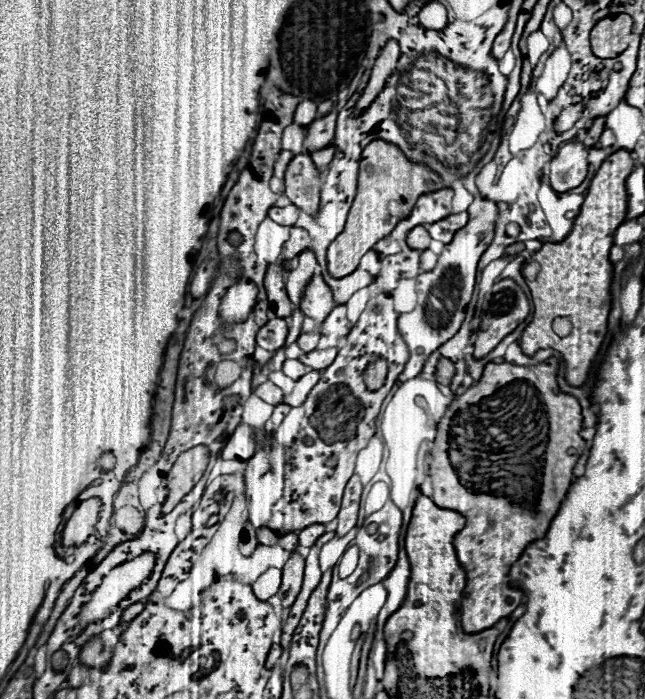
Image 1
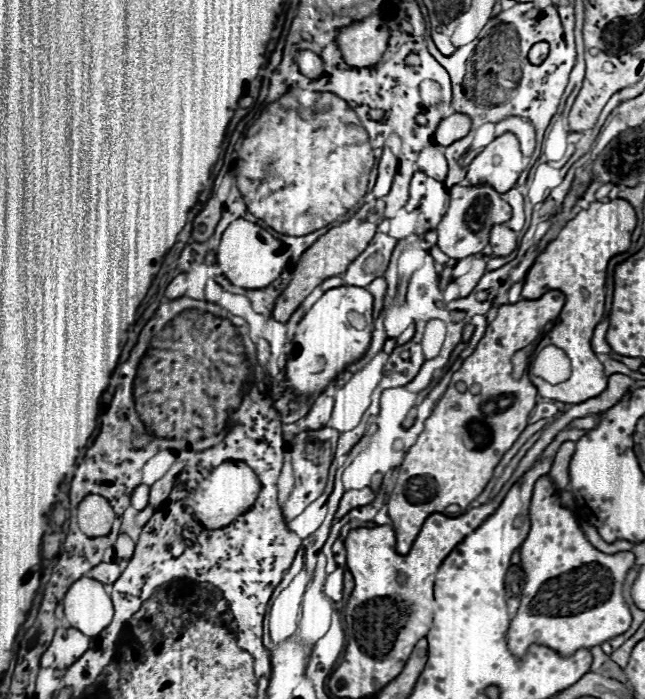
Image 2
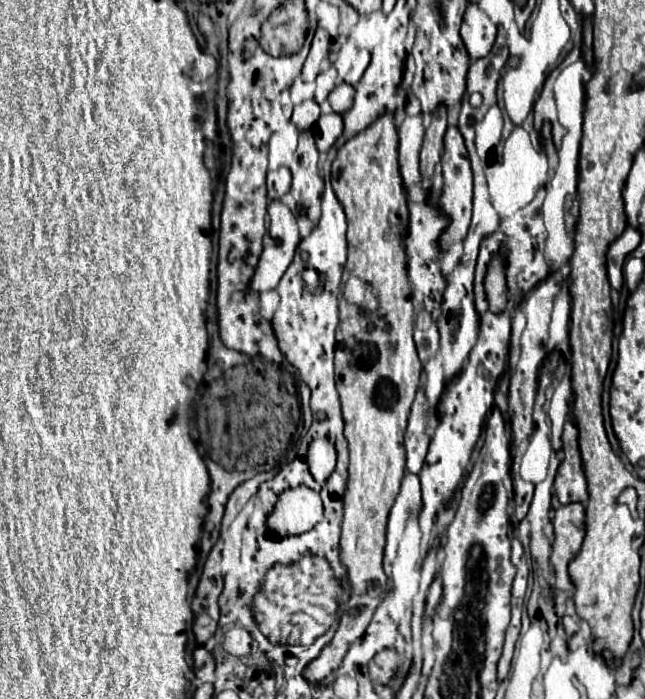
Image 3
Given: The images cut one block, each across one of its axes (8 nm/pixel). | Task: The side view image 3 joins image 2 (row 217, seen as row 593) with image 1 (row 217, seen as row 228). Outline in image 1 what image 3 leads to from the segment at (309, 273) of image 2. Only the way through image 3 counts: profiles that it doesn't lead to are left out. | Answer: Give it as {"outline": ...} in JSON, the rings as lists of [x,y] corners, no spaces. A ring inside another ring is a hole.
{"outline":[[[374,140],[372,144],[368,144],[362,152],[358,190],[346,226],[342,234],[328,246],[328,272],[334,278],[352,274],[358,268],[360,258],[412,212],[416,200],[422,194],[440,190],[442,186],[442,180],[428,166],[410,162],[394,144],[388,144],[384,140]]]}

